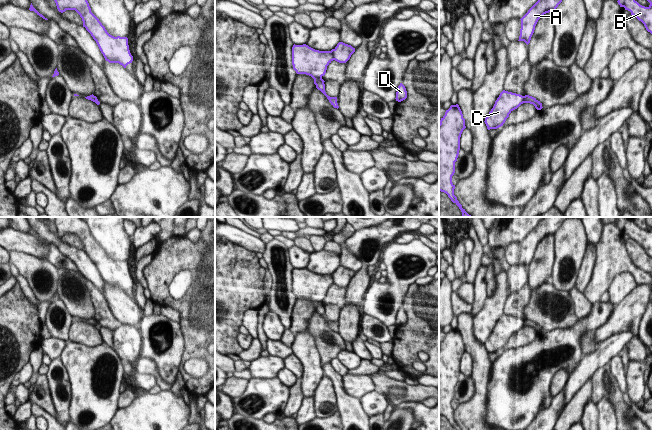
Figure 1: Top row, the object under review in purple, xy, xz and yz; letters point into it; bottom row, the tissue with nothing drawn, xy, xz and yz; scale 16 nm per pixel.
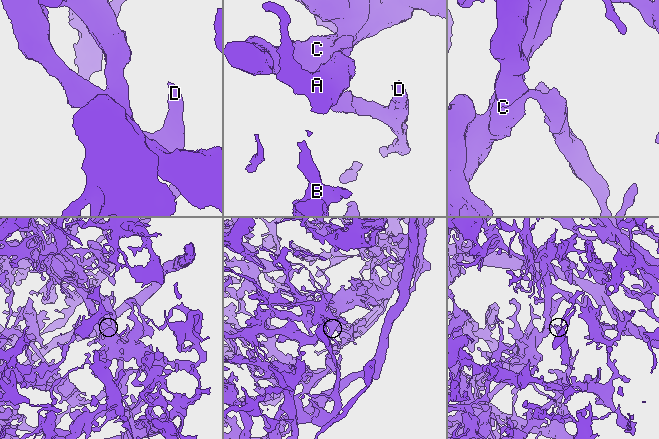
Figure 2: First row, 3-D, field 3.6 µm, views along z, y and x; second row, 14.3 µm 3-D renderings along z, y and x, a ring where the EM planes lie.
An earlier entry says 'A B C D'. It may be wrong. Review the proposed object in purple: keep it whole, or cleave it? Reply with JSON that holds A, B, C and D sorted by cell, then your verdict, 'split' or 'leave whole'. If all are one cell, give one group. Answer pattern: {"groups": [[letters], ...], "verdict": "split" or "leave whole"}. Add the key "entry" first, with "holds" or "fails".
{"entry": "fails", "groups": [["A", "B", "D"], ["C"]], "verdict": "split"}

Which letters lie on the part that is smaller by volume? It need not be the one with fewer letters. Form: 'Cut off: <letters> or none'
Cut off: C

